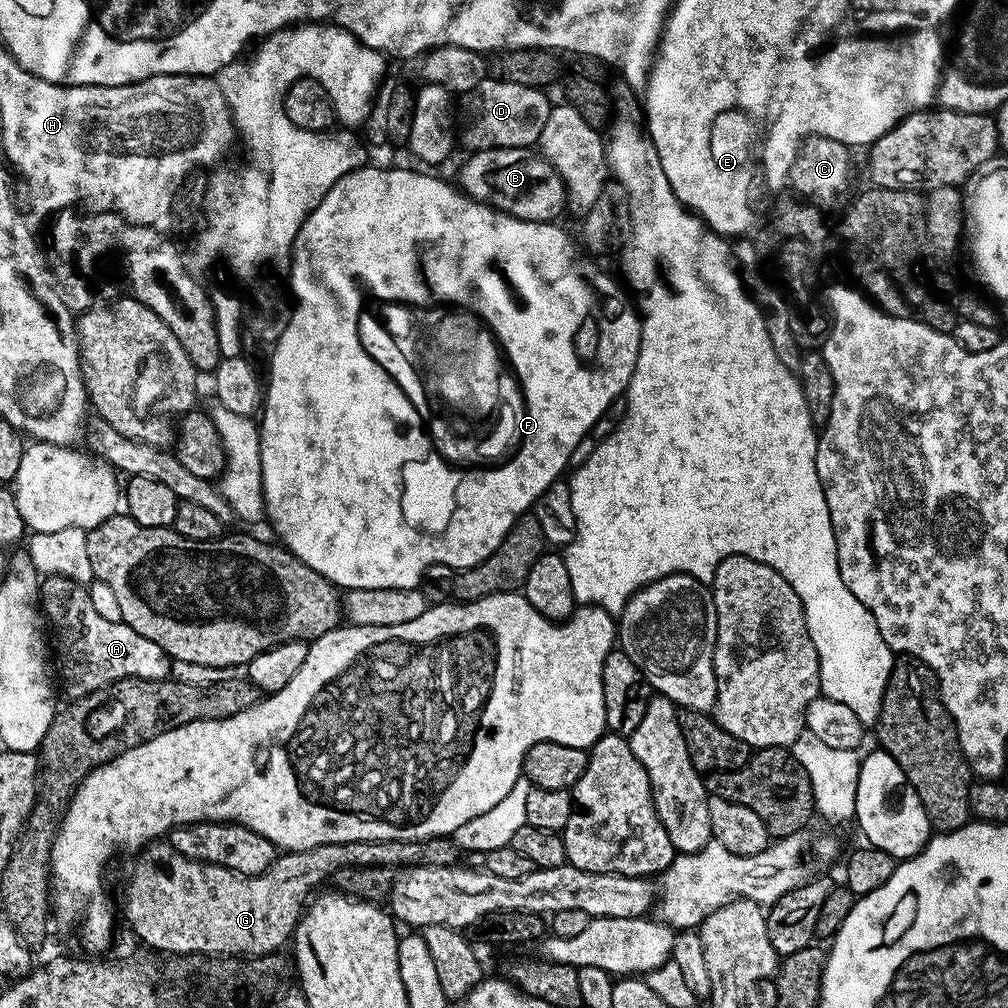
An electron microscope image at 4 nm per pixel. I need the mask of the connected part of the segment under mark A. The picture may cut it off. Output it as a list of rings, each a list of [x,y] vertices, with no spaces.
[[[44,576],[40,583],[40,605],[45,619],[50,620],[56,628],[56,636],[52,638],[54,654],[58,656],[58,664],[65,684],[68,686],[69,695],[80,697],[100,689],[106,684],[116,680],[139,679],[139,680],[165,680],[170,675],[172,666],[171,657],[165,655],[160,646],[142,634],[134,630],[124,621],[111,622],[106,618],[99,617],[98,610],[90,601],[87,587],[73,582],[65,576]]]

